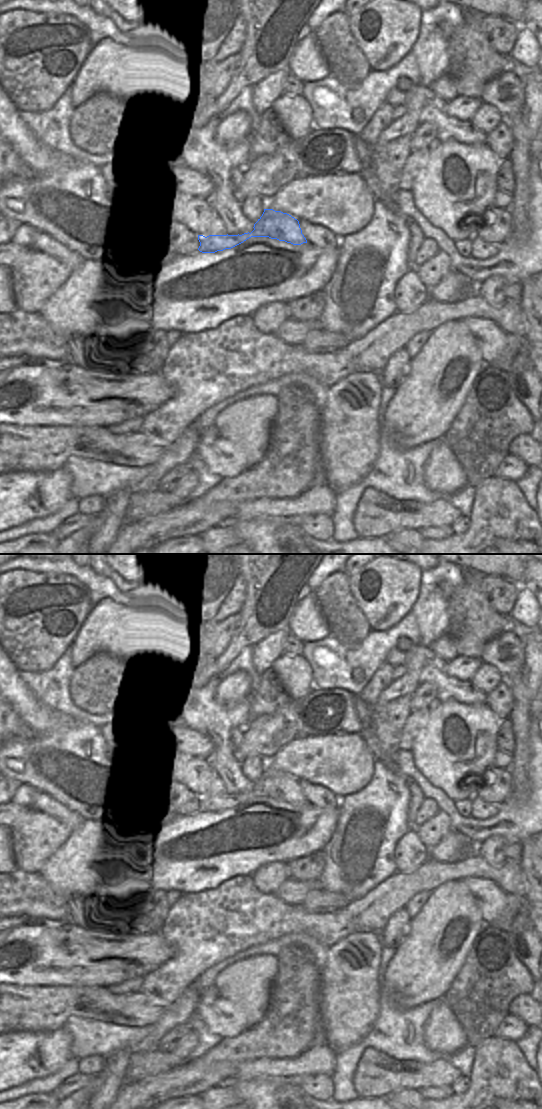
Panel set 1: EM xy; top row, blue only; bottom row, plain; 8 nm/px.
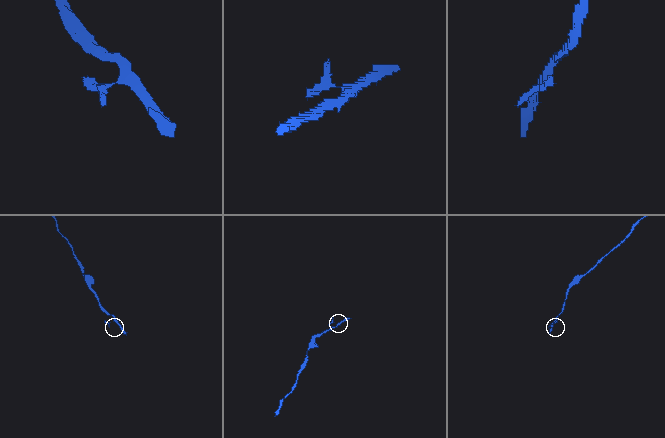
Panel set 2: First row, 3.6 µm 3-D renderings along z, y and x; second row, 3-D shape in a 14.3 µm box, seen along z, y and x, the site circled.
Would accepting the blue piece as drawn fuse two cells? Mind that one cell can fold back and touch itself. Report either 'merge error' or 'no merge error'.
no merge error

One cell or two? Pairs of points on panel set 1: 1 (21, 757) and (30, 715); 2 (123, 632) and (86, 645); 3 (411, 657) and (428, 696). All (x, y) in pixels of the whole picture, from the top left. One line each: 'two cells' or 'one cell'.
1: one cell
2: one cell
3: two cells

